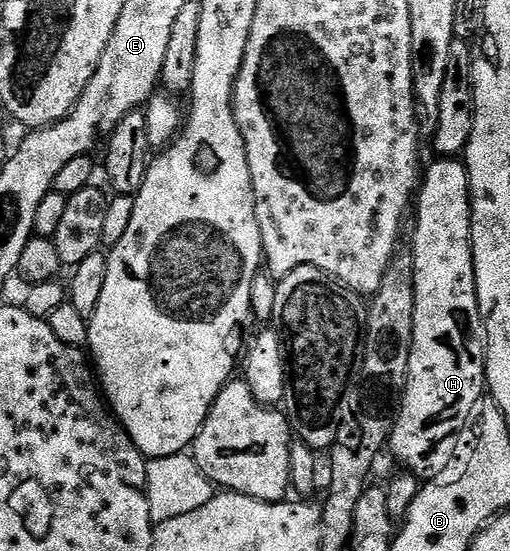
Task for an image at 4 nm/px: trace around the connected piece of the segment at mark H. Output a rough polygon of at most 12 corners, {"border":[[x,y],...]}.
{"border":[[466,165],[417,191],[413,348],[389,454],[438,479],[487,390]]}

